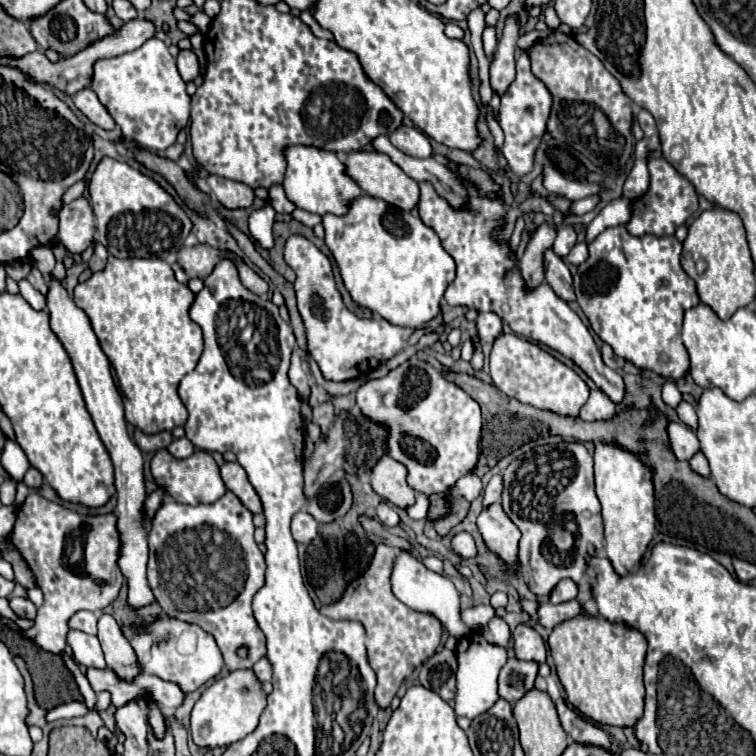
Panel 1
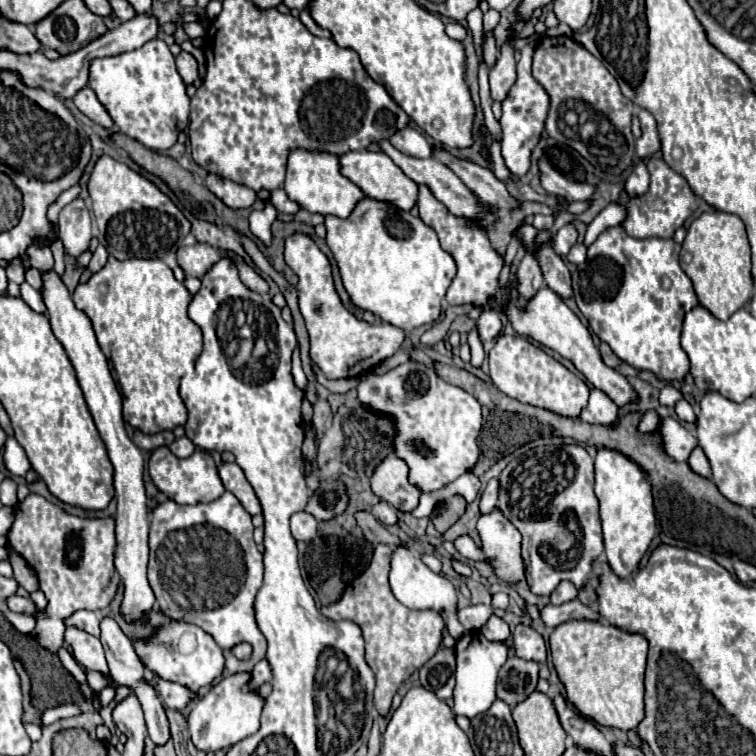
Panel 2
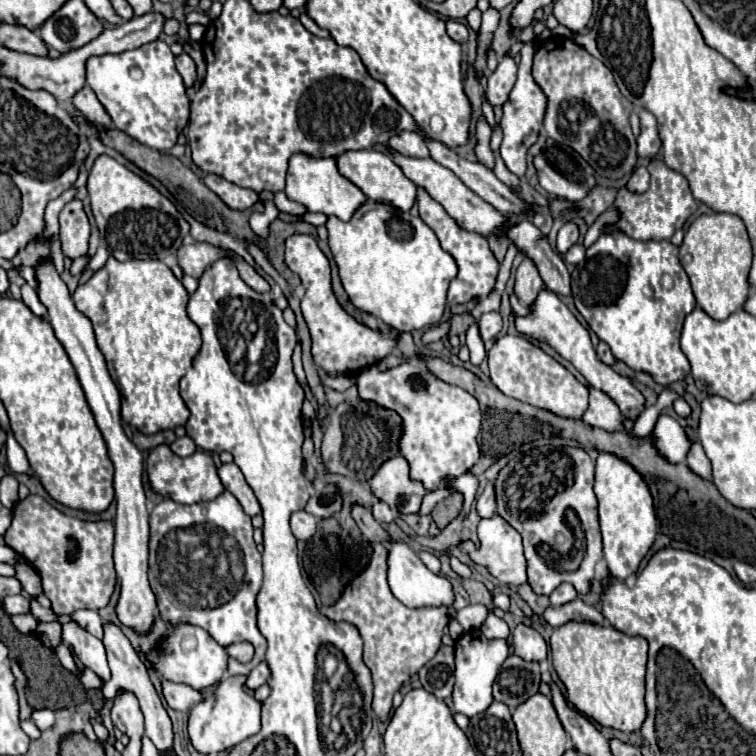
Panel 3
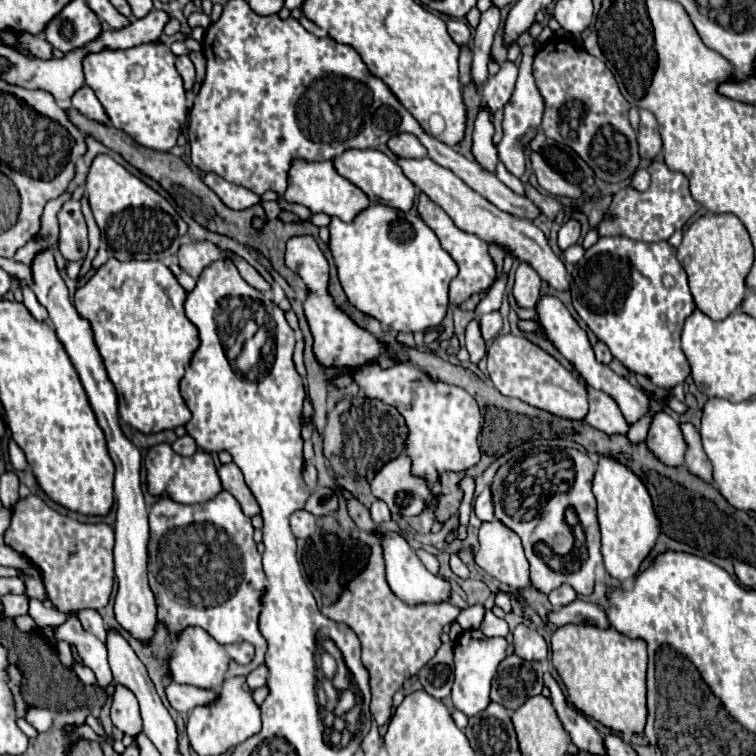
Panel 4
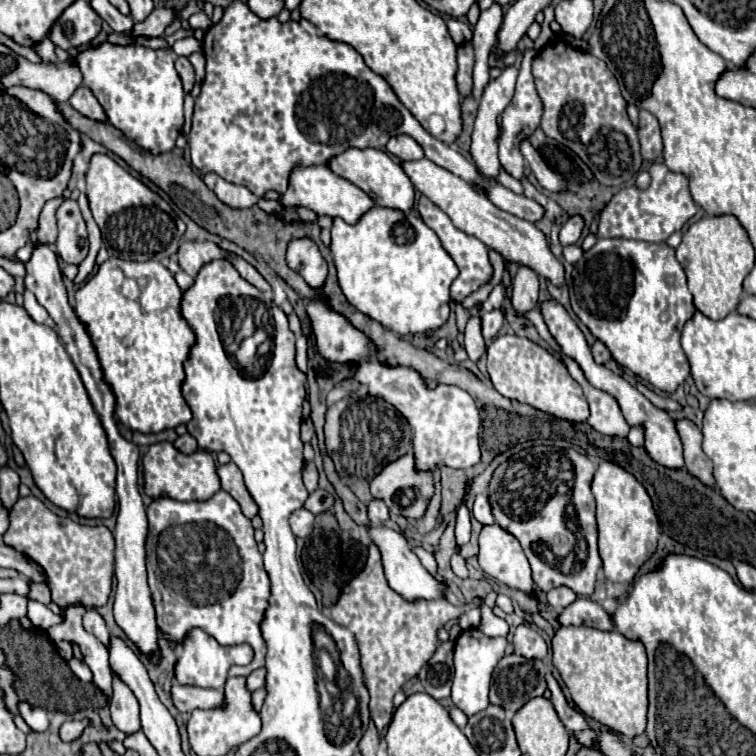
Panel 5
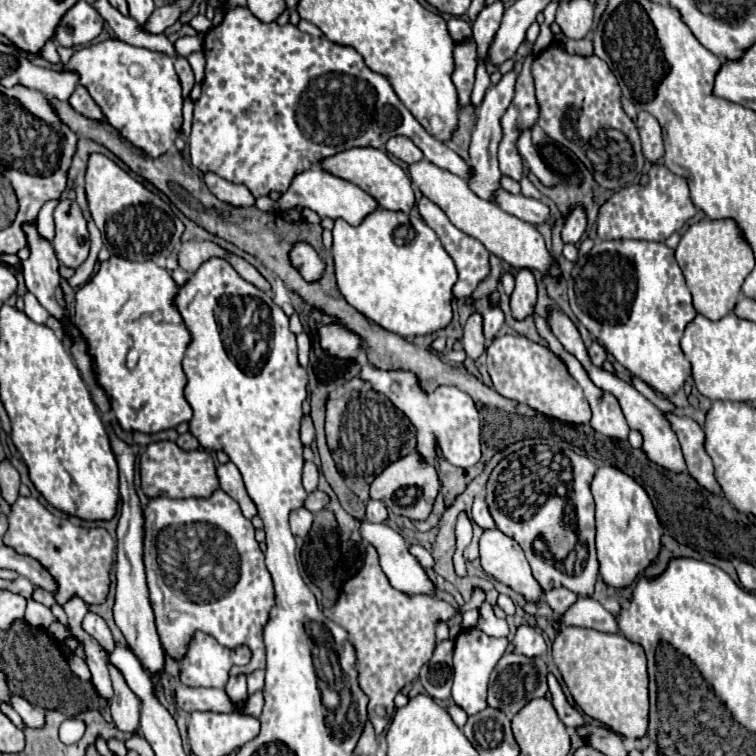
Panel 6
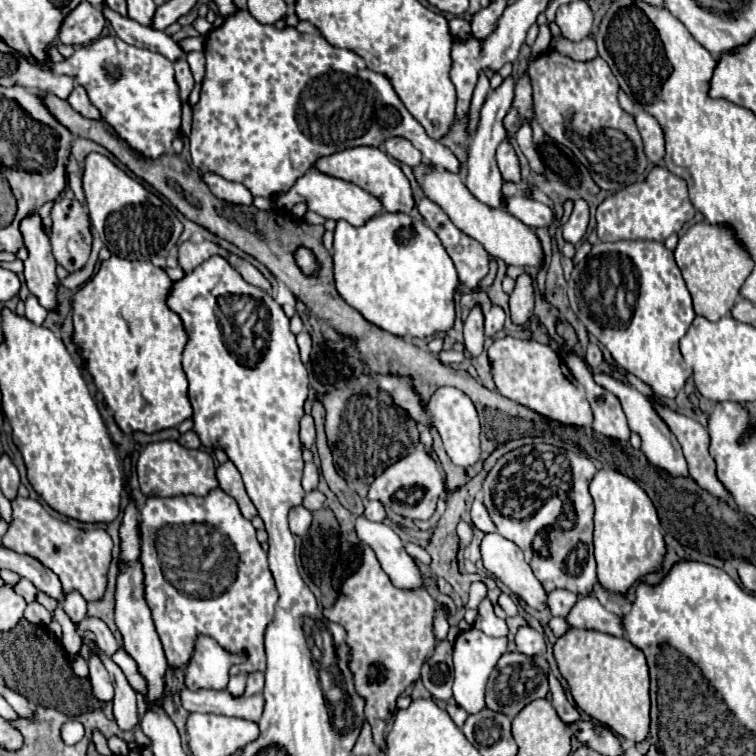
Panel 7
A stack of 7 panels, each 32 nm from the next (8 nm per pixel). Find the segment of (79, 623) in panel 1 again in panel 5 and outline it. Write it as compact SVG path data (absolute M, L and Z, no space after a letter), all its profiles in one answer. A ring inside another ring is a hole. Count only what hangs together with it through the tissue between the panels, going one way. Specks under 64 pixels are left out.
M86 610L82 616L84 630L94 634L104 646L108 646L108 638L110 638L110 630L106 628L106 622L102 620L102 616L96 610Z

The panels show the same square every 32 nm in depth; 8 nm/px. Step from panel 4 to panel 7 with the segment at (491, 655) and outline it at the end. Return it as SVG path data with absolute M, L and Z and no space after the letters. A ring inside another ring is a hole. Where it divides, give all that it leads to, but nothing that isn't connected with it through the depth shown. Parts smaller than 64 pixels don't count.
M470 628L458 634L454 642L454 700L458 706L462 706L468 714L480 712L484 704L484 694L486 694L486 682L490 678L490 672L494 670L498 658L506 652L508 638L490 638L484 636L484 632Z

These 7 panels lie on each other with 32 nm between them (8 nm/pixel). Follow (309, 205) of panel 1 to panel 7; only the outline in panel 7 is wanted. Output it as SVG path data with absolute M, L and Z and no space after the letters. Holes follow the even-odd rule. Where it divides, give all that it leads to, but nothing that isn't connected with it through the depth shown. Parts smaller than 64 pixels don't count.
M312 168L310 172L300 176L300 180L296 180L296 184L286 194L280 194L276 198L276 204L284 210L292 210L292 206L298 202L306 204L308 210L314 210L316 214L320 214L324 218L346 220L352 226L362 226L368 218L382 212L382 204L378 198L374 198L372 194L362 190L360 186L346 182L346 180L340 180L340 178L334 178L334 176L328 176L328 174L320 172L318 168Z

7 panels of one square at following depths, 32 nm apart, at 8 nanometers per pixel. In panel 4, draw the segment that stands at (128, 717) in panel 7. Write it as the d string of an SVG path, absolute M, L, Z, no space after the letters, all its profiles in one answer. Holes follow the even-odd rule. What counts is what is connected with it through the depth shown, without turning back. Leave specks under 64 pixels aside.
M116 686L110 714L112 714L114 726L136 740L136 736L142 732L142 716L140 716L138 700L128 688Z

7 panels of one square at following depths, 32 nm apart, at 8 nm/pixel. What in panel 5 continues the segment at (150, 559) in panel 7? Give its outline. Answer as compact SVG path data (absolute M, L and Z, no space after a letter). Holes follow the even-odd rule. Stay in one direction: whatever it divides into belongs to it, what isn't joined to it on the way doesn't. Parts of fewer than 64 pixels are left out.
M220 490L204 502L178 502L172 498L158 498L148 506L148 584L154 596L156 618L160 632L174 644L184 640L184 634L192 628L206 630L222 646L250 644L254 648L254 660L248 666L232 666L230 676L248 676L252 670L264 666L266 644L260 632L260 622L268 606L270 580L262 566L262 554L254 542L254 528L242 514L240 504Z

